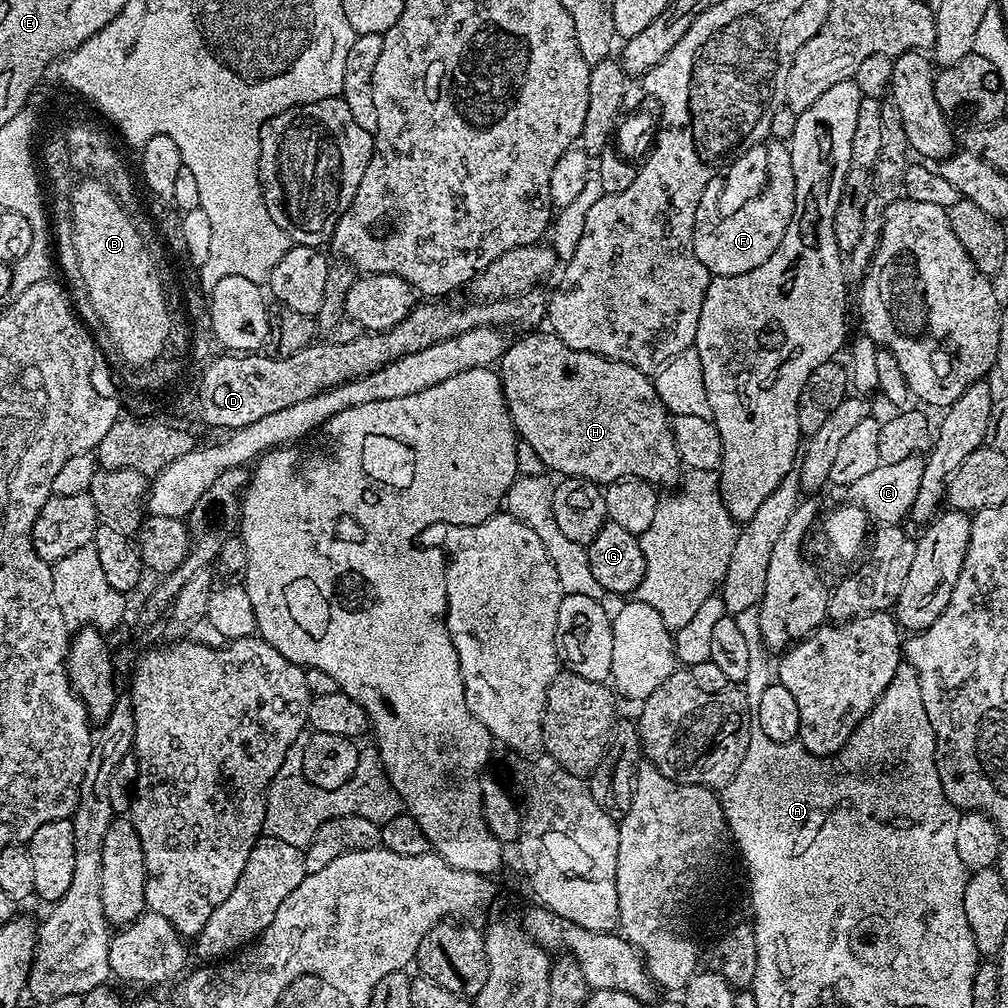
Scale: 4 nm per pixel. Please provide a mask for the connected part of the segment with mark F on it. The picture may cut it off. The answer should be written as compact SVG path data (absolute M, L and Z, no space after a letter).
M784 142L771 143L768 150L768 182L752 200L746 202L734 214L717 215L709 224L704 218L696 221L694 250L712 276L746 274L746 270L762 266L762 262L766 262L766 258L770 258L770 254L778 250L778 242L782 242L782 234L786 234L786 226L790 226L792 212L796 208L796 173L793 171L793 154L789 145Z

